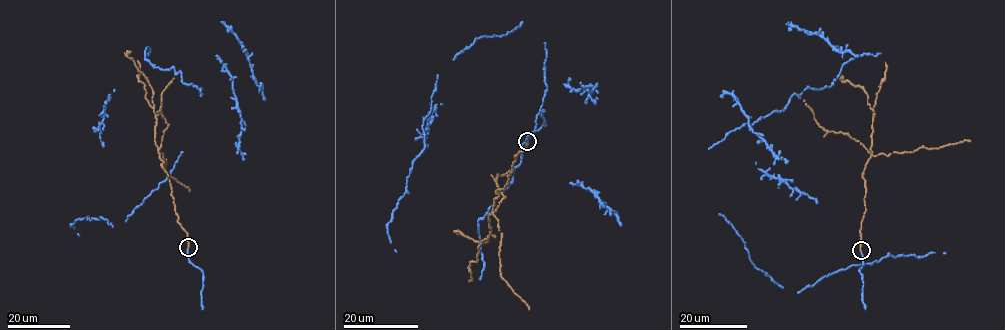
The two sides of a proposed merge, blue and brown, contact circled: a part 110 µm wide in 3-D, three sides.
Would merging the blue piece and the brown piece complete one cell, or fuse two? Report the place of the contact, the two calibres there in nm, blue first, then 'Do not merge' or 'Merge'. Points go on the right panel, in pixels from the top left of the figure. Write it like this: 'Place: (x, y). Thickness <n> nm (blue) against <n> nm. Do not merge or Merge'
Place: (861, 250). Thickness 170 nm (blue) against 140 nm. Merge

